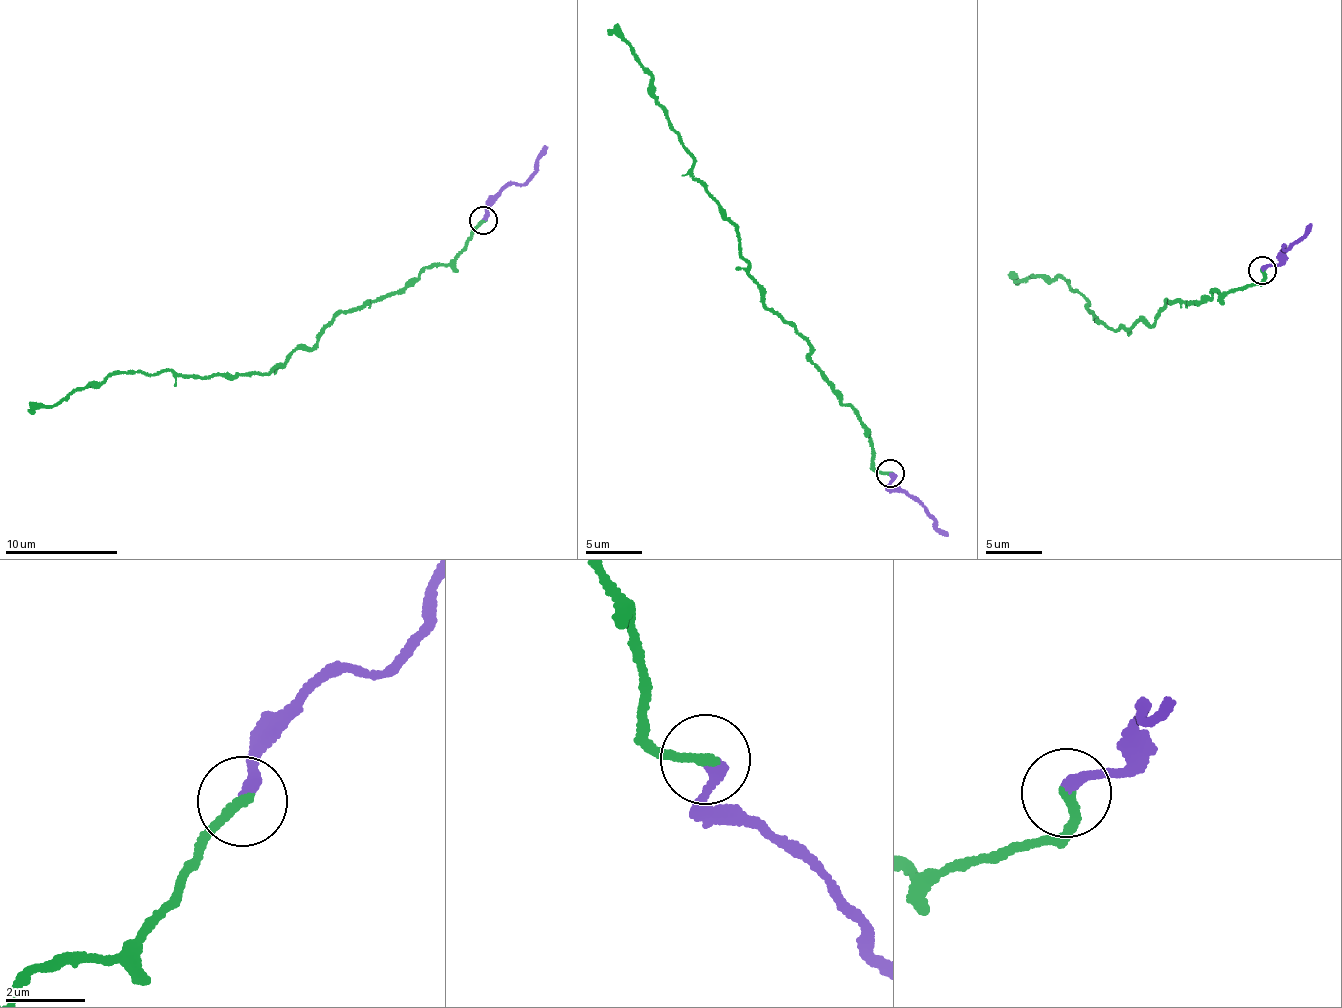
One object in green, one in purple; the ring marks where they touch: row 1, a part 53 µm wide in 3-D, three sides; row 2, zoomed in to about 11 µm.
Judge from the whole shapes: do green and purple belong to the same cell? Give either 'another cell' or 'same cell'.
same cell

